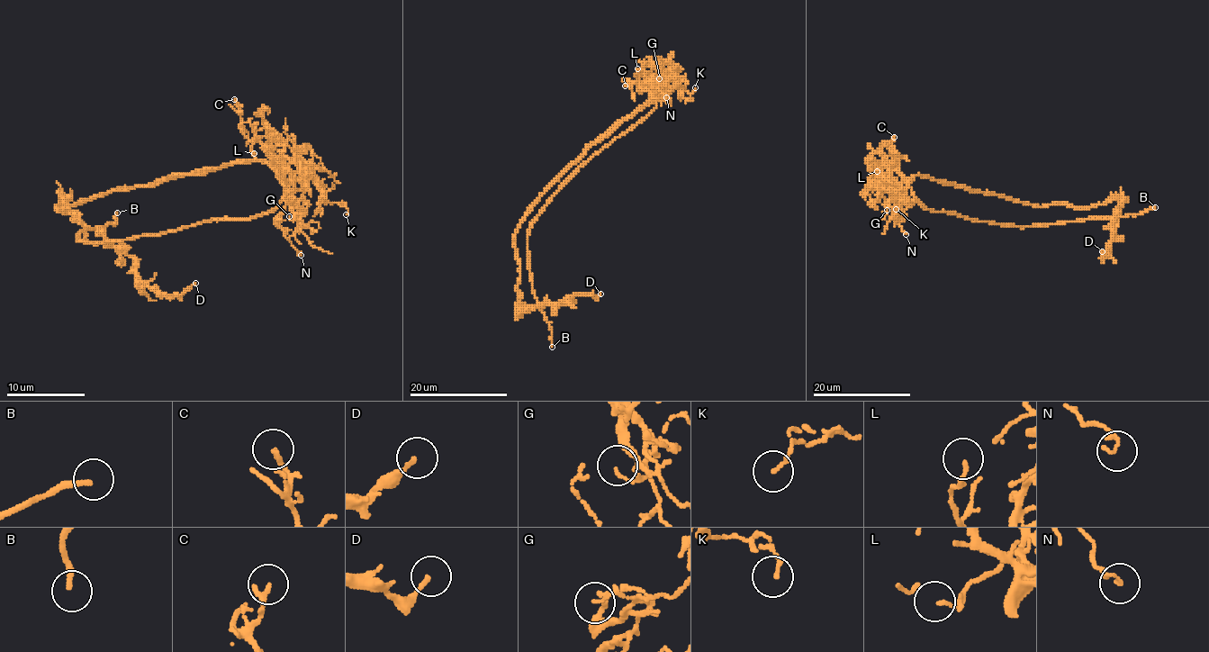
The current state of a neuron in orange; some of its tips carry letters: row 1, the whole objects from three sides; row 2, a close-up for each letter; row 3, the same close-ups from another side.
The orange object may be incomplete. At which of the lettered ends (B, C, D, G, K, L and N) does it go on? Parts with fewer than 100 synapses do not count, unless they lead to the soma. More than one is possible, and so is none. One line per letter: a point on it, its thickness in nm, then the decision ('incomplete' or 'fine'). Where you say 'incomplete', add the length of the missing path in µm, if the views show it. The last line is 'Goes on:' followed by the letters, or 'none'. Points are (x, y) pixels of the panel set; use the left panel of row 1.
B: at (117, 212); 200 nm thick; incomplete; about 10 µm are missing
C: at (234, 99); 190 nm thick; fine
D: at (195, 283); 160 nm thick; fine
G: at (289, 216); 90 nm thick; fine
K: at (346, 214); 140 nm thick; fine
L: at (254, 153); 120 nm thick; fine
N: at (301, 255); 140 nm thick; fine
Goes on: B

